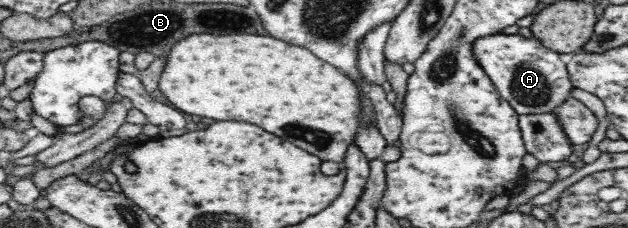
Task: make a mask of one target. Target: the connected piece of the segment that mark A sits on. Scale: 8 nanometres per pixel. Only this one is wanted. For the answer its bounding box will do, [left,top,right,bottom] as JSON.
[473,32,573,116]

